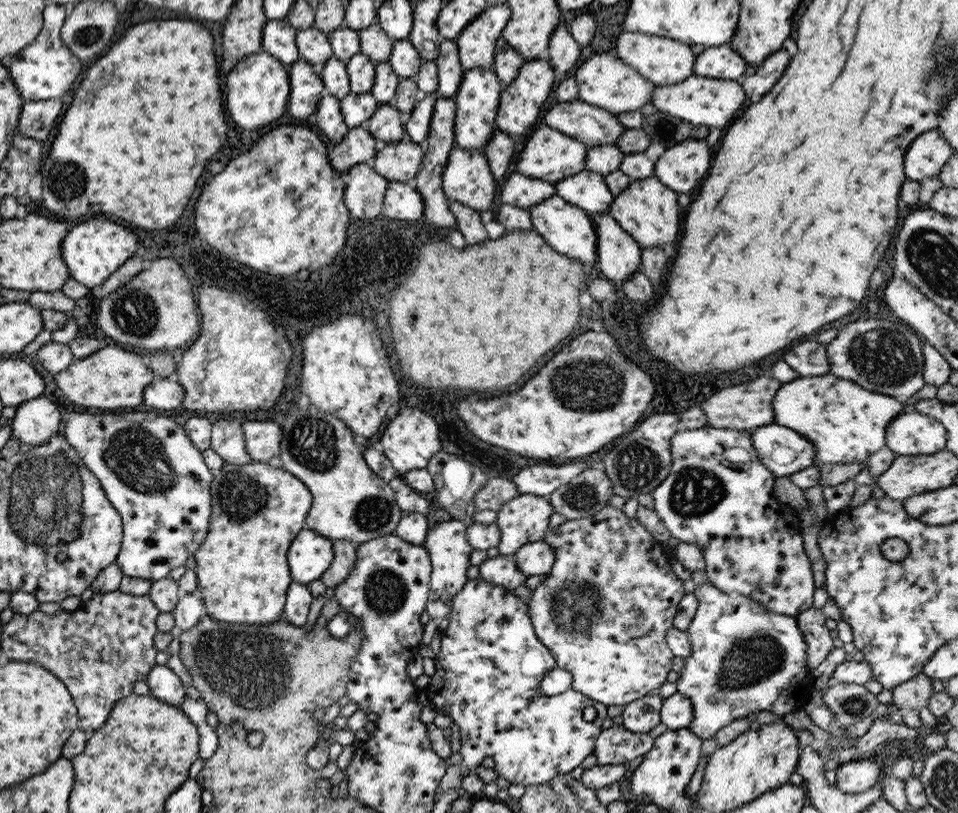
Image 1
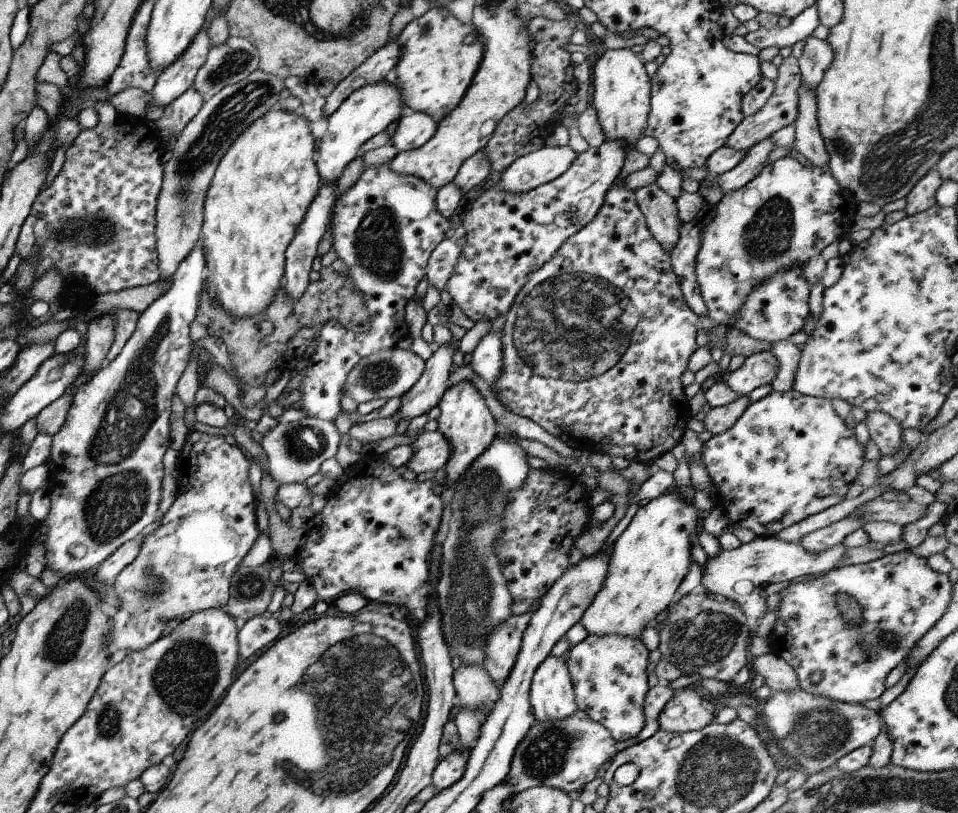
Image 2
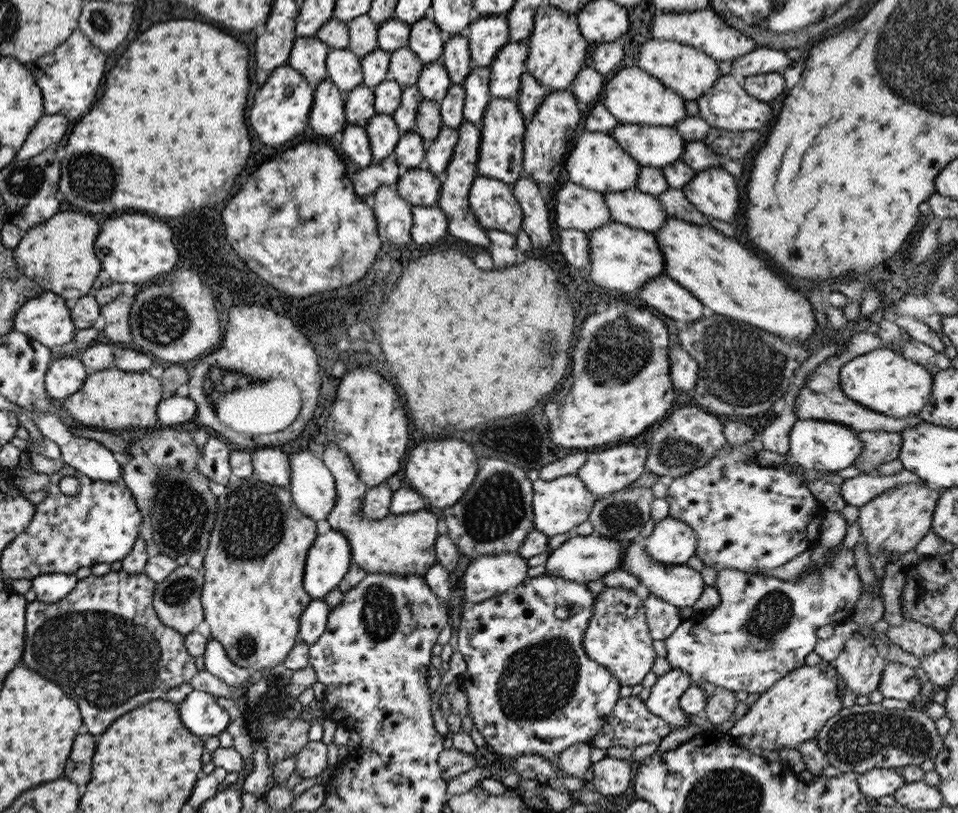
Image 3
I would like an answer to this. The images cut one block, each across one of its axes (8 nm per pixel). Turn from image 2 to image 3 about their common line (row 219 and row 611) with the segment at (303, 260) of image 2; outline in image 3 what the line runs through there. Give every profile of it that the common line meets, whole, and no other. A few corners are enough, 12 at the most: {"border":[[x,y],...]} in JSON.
{"border":[[312,599],[297,639],[312,646],[326,632],[331,608]]}

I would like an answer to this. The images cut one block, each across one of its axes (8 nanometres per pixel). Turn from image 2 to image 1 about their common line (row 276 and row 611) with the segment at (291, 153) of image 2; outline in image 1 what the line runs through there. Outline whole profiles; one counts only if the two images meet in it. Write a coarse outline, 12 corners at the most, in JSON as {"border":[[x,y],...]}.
{"border":[[279,464],[213,474],[206,615],[283,616],[313,496]]}

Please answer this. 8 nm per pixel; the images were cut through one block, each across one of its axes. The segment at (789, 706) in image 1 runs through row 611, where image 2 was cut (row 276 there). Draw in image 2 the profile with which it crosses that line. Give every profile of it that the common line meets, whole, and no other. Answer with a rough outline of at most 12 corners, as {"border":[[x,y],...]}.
{"border":[[791,155],[726,192],[696,280],[729,329],[754,290],[847,237],[857,200]]}

